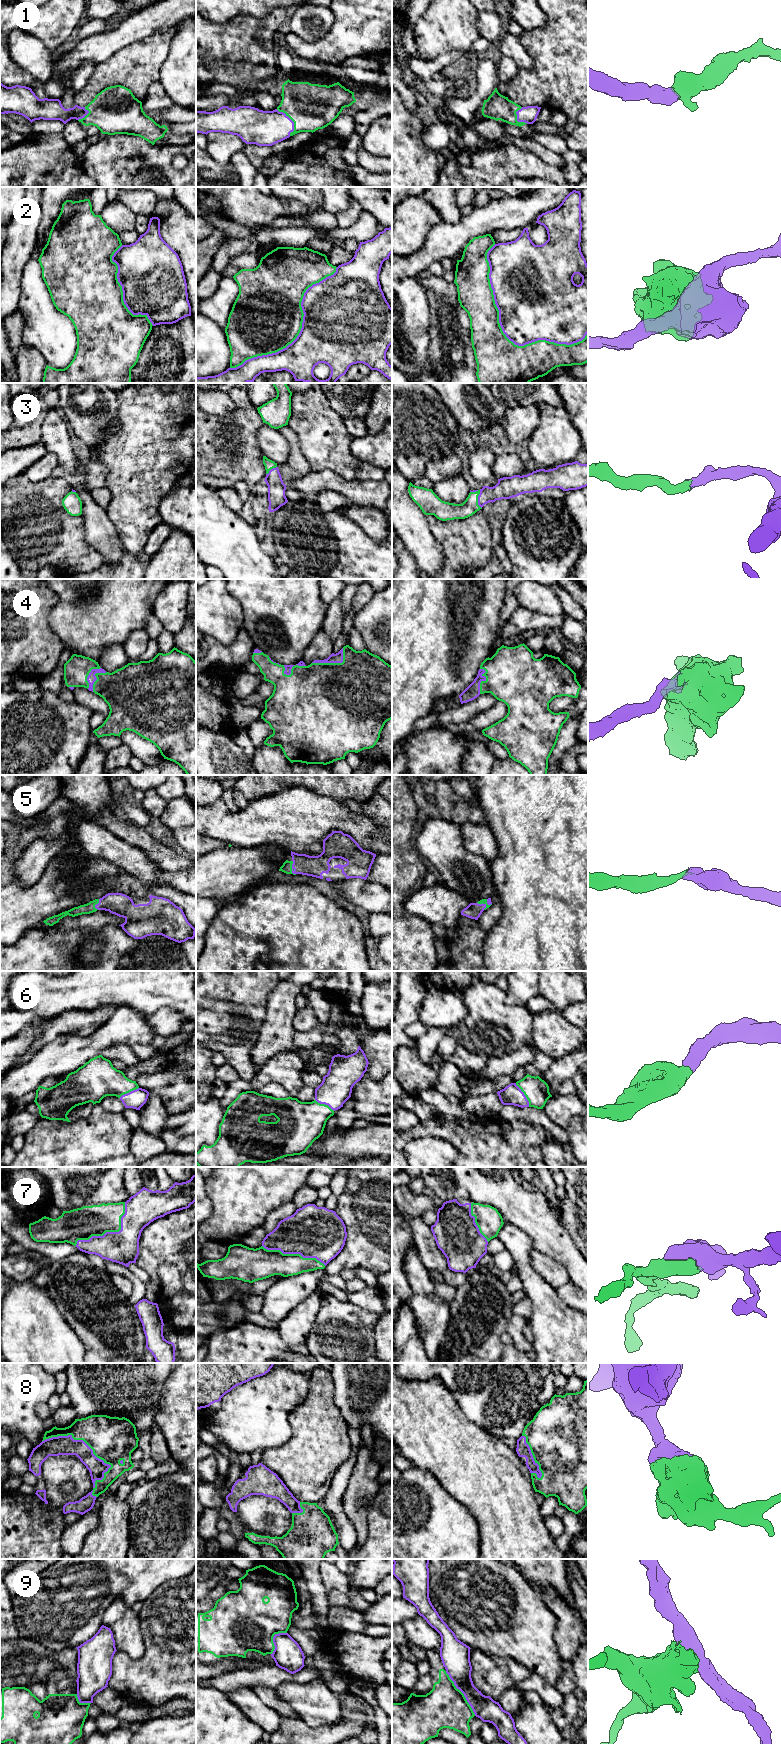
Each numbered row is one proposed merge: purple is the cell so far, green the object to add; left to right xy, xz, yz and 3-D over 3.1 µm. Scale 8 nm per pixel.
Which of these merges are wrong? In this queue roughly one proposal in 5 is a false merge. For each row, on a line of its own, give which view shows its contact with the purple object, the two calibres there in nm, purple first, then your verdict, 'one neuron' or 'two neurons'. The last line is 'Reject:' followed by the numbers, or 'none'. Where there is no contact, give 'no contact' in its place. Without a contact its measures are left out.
1: meets purple in xz; 280 nm thick on the purple side, 360 nm on the other; one neuron
2: meets purple in yz; 480 nm thick on the purple side, 340 nm on the other; two neurons
3: meets purple in yz; 180 nm thick on the purple side, 130 nm on the other; one neuron
4: meets purple in xz; 80 nm thick on the purple side, 500 nm on the other; one neuron
5: meets purple in xz; 170 nm thick on the purple side, 80 nm on the other; one neuron
6: meets purple in yz; 160 nm thick on the purple side, 200 nm on the other; one neuron
7: meets purple in xy; 260 nm thick on the purple side, 260 nm on the other; one neuron
8: meets purple in xy; 160 nm thick on the purple side, 340 nm on the other; one neuron
9: meets purple in yz; 220 nm thick on the purple side, 340 nm on the other; two neurons
Reject: 2, 9

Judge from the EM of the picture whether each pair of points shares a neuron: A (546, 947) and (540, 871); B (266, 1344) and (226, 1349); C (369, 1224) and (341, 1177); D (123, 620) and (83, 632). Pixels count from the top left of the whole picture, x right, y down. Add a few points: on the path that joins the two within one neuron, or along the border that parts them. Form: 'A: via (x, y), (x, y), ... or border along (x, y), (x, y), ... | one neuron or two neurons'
A: via (546, 928), (546, 890) | one neuron
B: via (256, 1349), (236, 1349) | one neuron
C: border along (348, 1177), (346, 1188), (338, 1197) | two neurons
D: via (113, 620), (95, 620), (93, 622) | one neuron

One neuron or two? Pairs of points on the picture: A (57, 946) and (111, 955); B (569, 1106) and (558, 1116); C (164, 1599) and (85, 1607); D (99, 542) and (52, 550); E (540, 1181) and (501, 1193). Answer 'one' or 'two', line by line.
A: one
B: one
C: two
D: two
E: two

